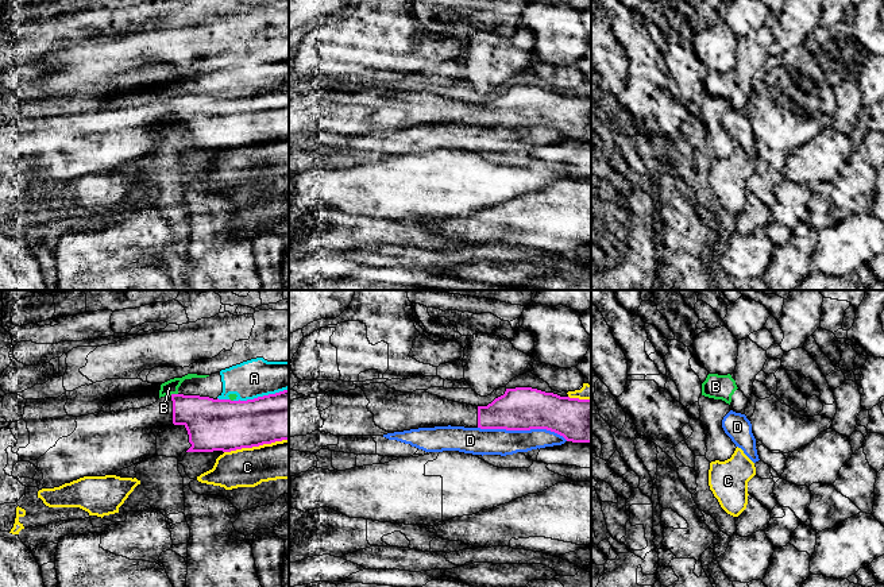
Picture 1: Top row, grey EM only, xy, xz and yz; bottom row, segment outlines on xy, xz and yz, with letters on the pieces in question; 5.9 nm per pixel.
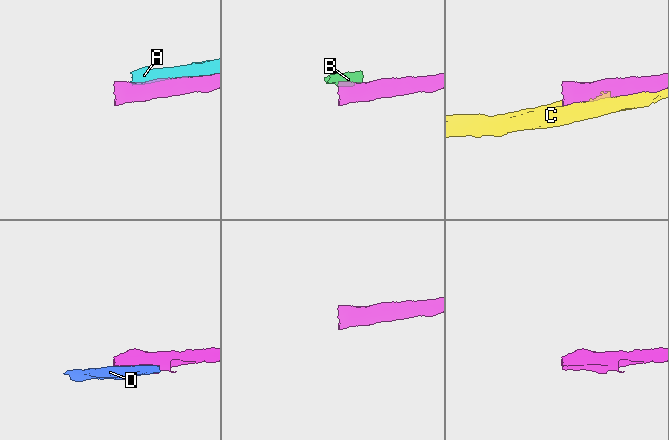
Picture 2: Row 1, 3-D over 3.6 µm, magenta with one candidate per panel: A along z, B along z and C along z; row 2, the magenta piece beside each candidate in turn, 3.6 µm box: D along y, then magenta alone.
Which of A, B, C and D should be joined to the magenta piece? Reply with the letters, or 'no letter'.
no letter

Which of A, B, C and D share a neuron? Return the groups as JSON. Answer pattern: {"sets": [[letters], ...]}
{"sets": [["A", "B"], ["C"], ["D"]]}

